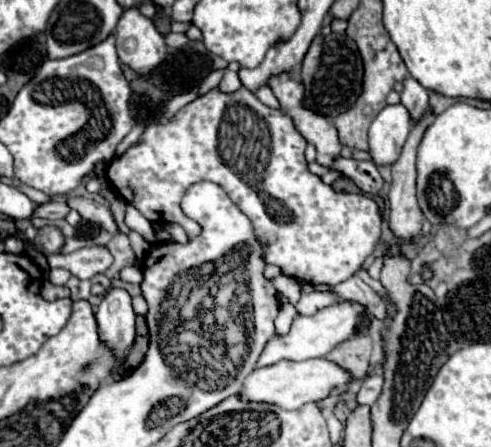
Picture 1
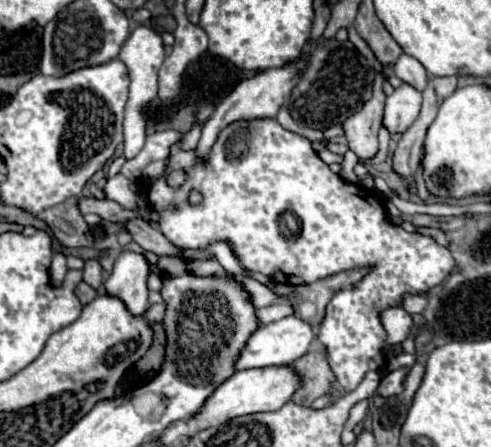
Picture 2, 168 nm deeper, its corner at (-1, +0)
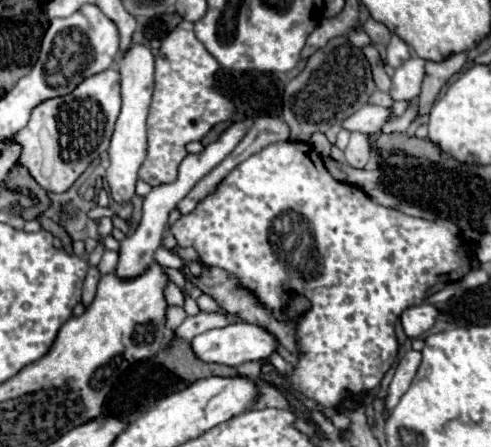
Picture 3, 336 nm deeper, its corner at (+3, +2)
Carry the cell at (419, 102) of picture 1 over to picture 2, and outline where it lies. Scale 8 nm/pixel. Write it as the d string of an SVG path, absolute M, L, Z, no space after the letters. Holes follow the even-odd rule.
M401 54L393 66L395 76L401 78L403 82L409 82L411 86L417 86L417 90L425 90L425 82L427 82L427 72L425 68L411 56Z

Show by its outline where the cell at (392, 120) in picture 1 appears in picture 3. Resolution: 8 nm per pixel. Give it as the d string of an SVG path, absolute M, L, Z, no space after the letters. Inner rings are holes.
M411 56L395 70L391 98L393 100L415 100L421 90L421 82L425 76L425 60L419 56Z

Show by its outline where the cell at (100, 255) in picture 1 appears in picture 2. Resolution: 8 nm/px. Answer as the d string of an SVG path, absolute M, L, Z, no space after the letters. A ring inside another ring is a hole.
M87 260L85 266L83 266L83 280L93 286L93 288L99 288L101 282L103 282L103 268L101 268L101 262L99 260Z

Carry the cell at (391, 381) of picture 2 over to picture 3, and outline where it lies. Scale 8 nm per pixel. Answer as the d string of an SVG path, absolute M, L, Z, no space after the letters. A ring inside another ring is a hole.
M409 350L401 356L397 370L395 370L395 376L391 380L389 392L387 392L387 398L385 398L385 410L391 412L397 406L399 398L407 392L419 364L421 364L421 352L417 352L417 350Z

